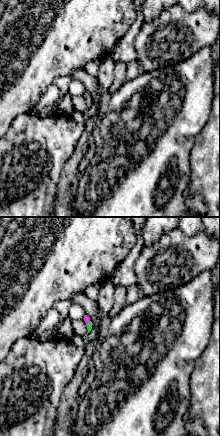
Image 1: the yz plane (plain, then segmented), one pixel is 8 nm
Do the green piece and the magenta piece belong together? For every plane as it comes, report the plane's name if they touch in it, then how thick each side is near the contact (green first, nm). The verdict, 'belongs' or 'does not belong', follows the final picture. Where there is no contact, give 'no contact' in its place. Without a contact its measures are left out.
contact in yz; calibres 50 and 50 nm

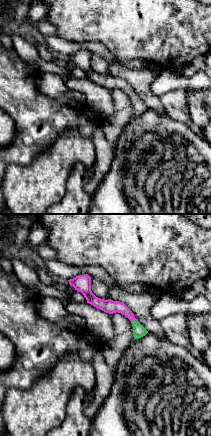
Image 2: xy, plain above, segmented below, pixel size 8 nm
contact in xy; calibres 100 and 110 nm

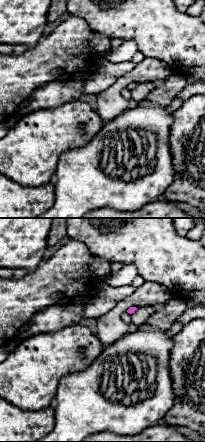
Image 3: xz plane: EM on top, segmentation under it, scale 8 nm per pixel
contact in xz; calibres 20 and 40 nm

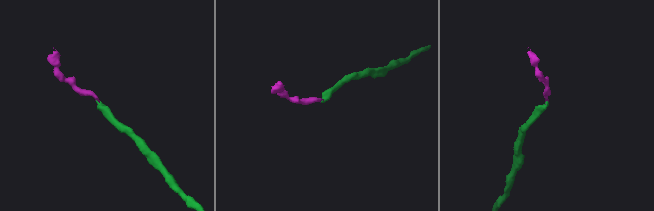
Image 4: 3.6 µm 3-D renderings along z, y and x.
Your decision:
belongs

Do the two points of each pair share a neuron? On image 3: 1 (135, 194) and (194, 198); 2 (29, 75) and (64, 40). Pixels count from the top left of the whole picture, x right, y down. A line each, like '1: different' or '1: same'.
1: different
2: same

